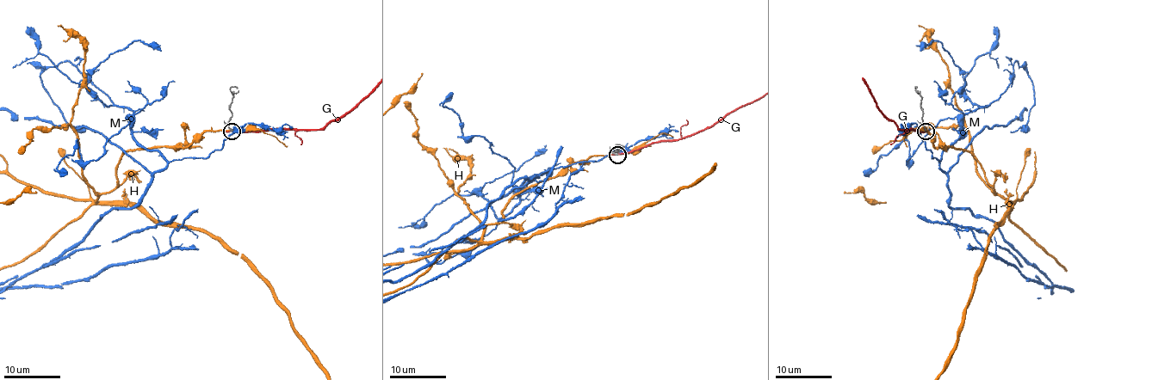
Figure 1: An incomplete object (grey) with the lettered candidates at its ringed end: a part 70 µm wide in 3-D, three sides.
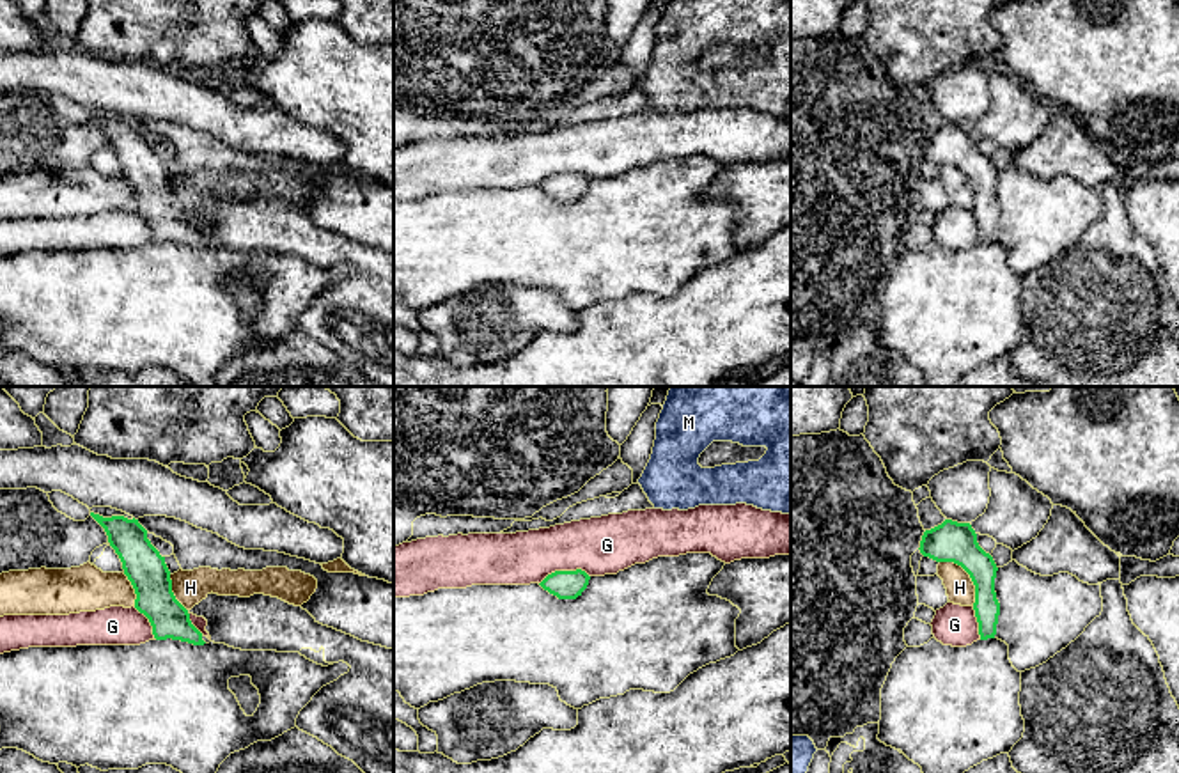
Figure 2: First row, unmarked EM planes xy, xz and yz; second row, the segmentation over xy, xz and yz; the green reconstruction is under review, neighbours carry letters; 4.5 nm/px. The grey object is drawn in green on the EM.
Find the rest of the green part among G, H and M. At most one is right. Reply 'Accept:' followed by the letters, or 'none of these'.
Accept: none of these

